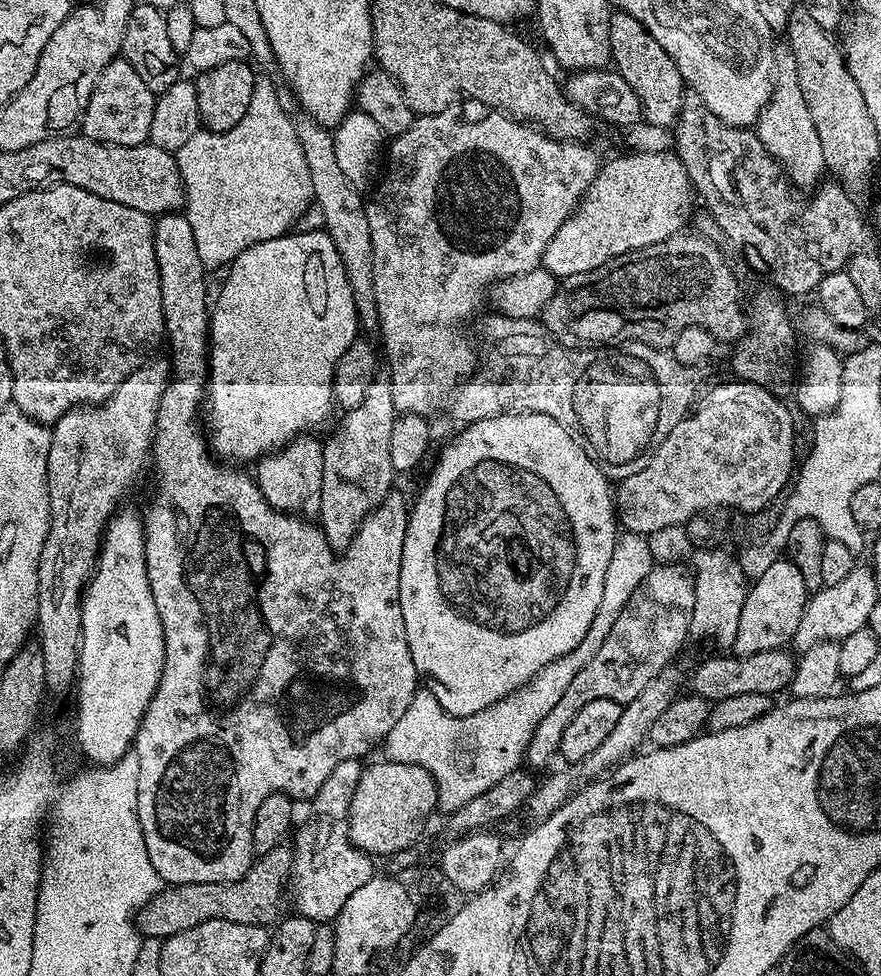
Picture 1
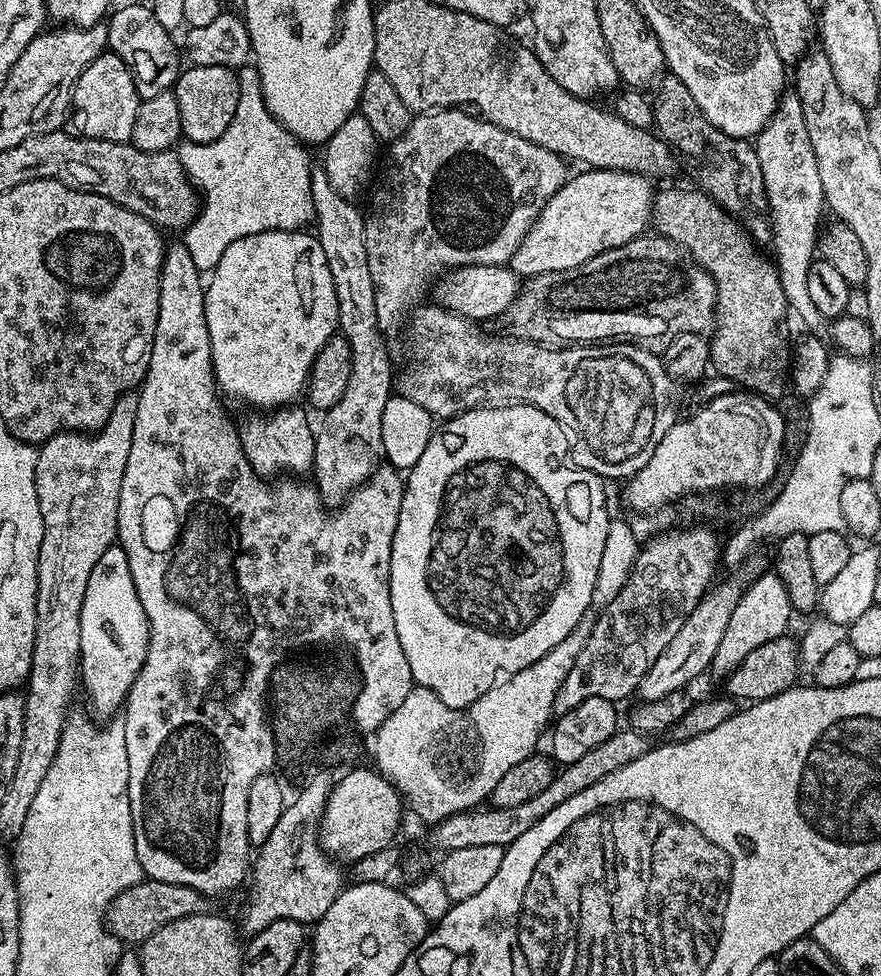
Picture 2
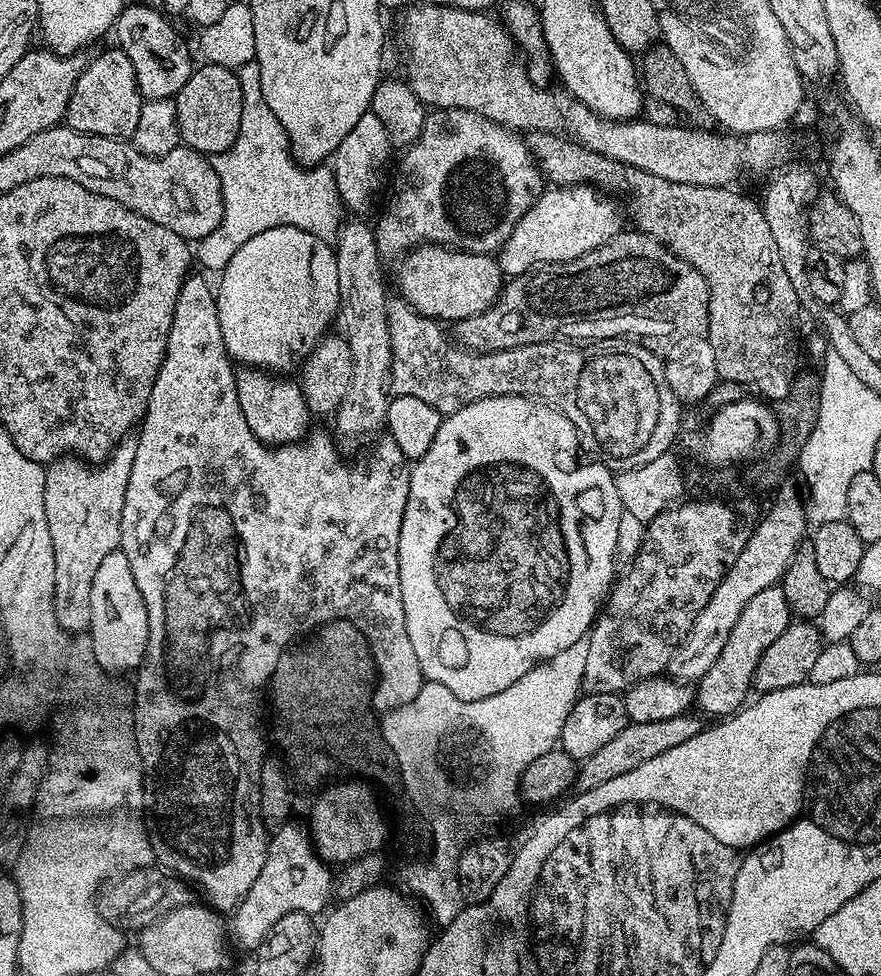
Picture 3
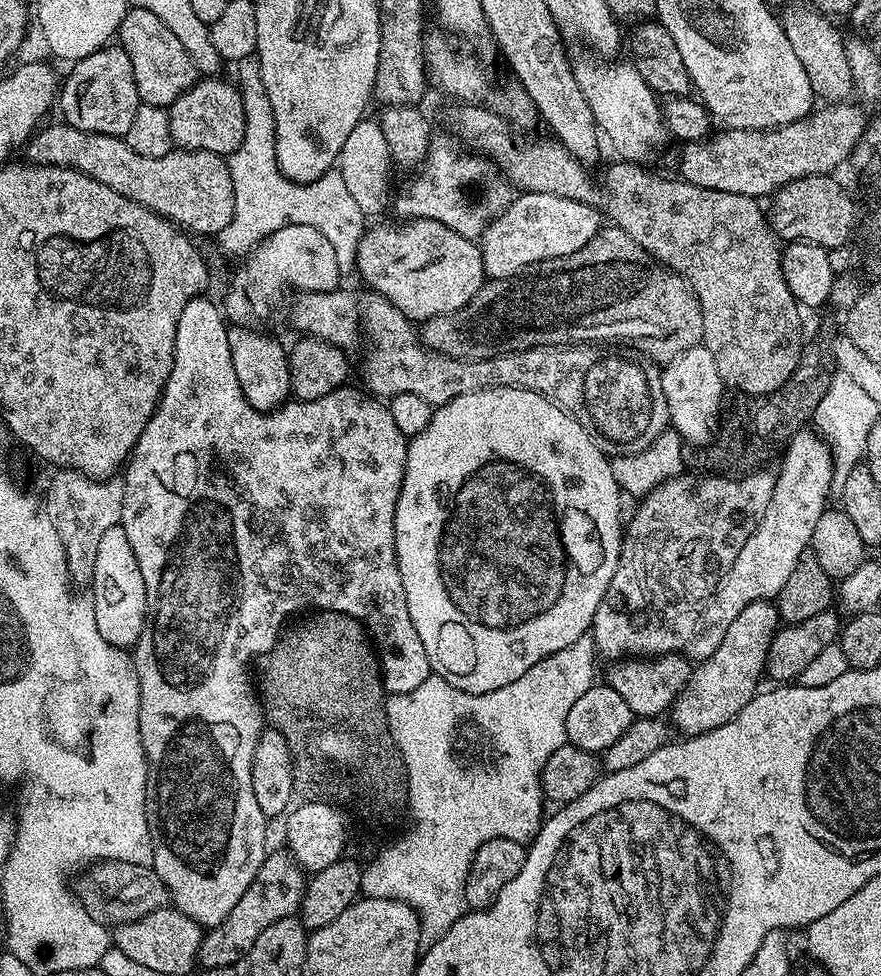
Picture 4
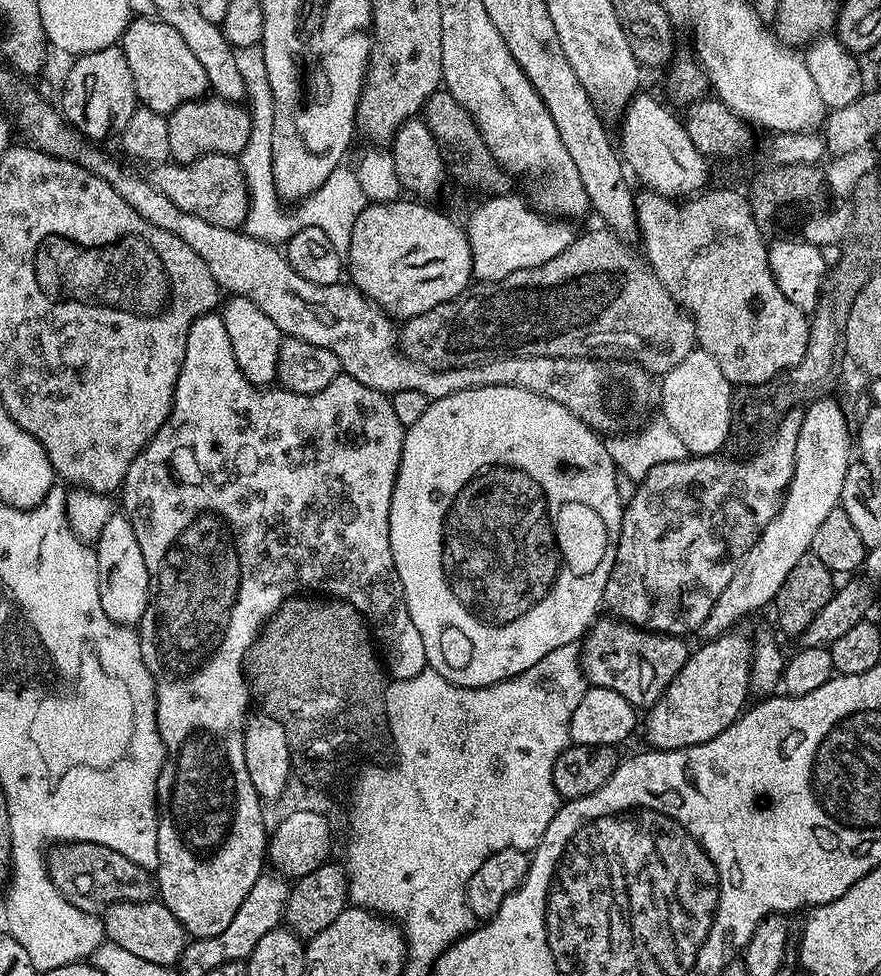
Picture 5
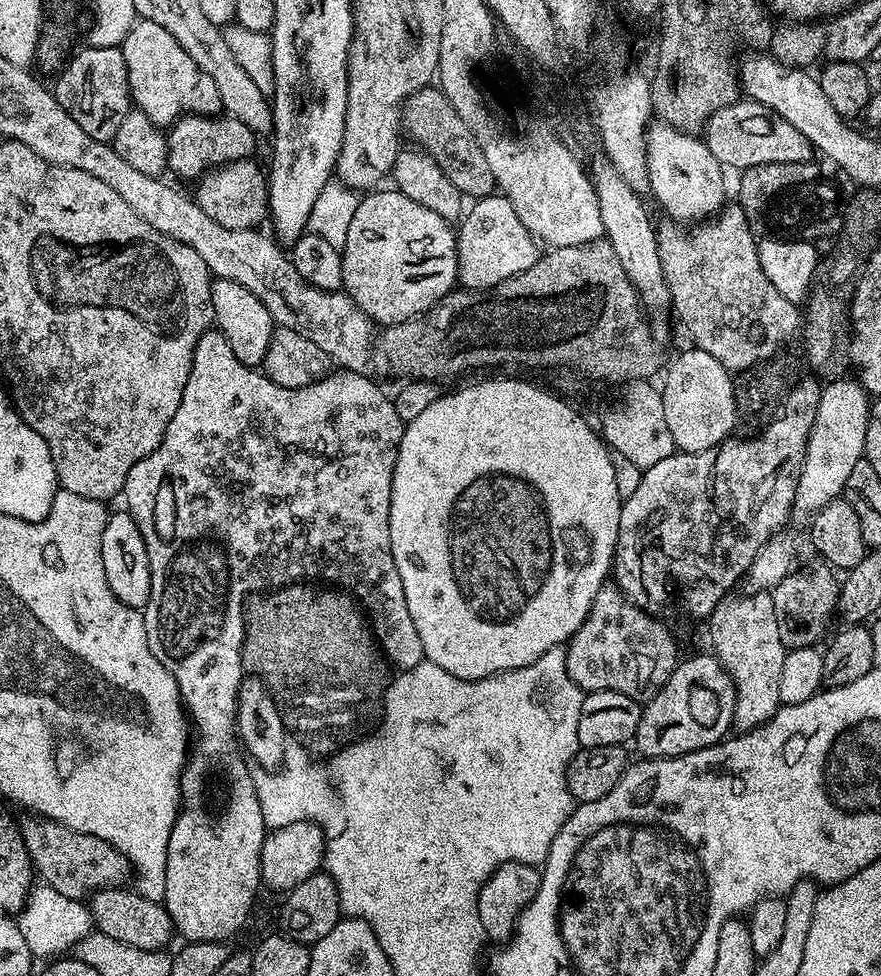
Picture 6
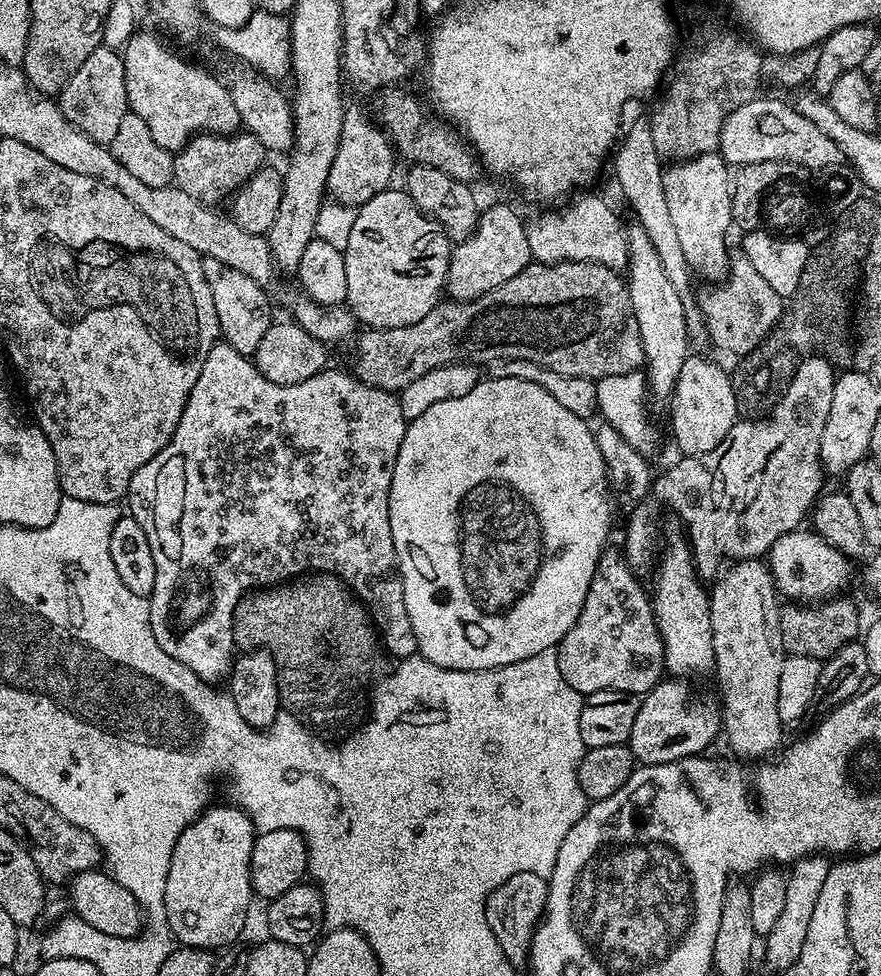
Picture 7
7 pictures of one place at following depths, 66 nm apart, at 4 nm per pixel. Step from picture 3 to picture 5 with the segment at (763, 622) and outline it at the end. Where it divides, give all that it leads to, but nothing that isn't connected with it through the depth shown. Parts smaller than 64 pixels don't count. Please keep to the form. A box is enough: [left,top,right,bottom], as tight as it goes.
[642,630,752,752]

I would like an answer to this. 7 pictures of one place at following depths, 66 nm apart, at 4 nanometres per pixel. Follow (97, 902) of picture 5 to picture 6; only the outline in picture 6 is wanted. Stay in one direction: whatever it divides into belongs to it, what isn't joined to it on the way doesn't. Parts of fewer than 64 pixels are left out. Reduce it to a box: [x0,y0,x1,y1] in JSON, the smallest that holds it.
[18,814,129,901]

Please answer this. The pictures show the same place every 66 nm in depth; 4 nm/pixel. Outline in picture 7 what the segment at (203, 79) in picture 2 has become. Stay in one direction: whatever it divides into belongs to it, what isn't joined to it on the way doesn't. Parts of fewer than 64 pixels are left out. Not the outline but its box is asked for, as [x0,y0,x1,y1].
[172,130,266,206]

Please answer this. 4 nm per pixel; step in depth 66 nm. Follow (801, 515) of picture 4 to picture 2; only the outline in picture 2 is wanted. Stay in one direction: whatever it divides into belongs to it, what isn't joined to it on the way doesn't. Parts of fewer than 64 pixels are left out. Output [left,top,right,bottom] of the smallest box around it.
[638,584,742,701]

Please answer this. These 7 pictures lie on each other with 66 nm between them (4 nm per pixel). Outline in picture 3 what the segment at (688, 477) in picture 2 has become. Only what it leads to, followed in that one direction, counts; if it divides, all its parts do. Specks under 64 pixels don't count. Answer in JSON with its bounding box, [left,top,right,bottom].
[692,399,780,466]

